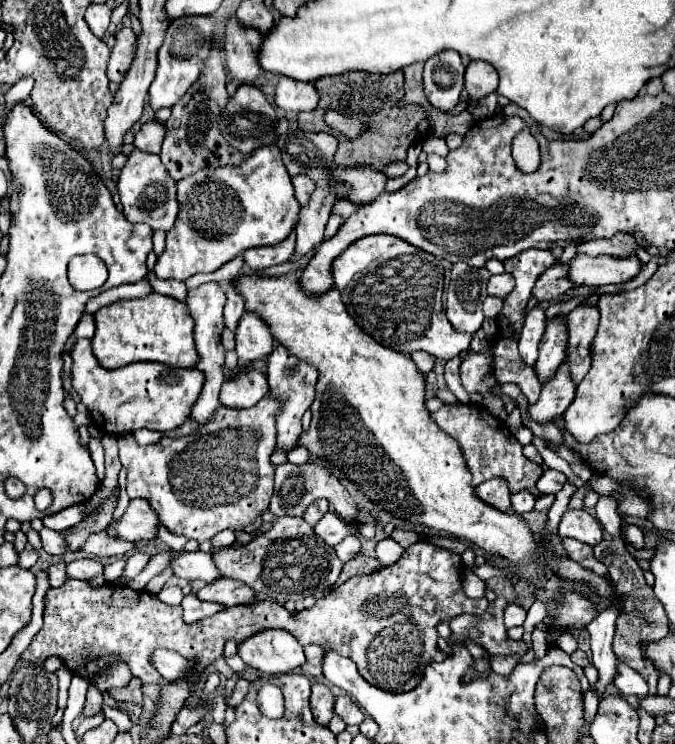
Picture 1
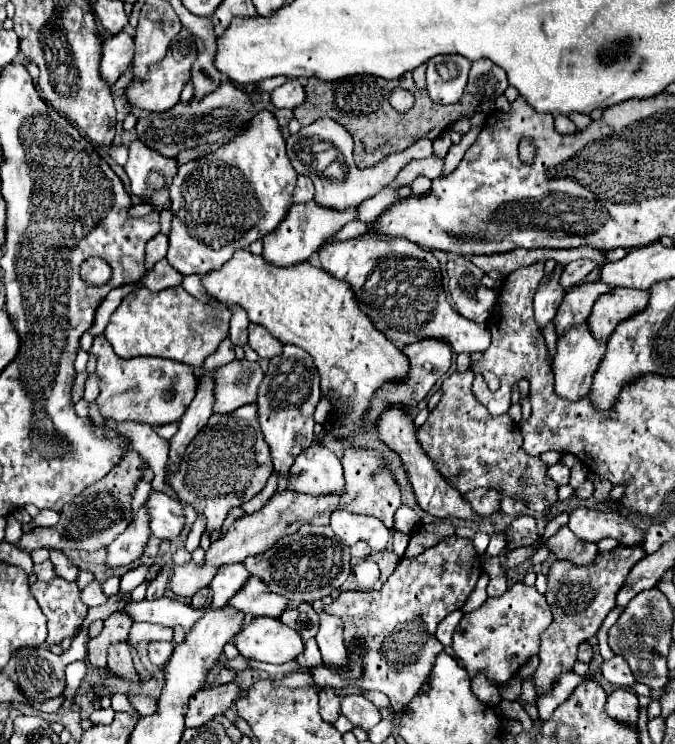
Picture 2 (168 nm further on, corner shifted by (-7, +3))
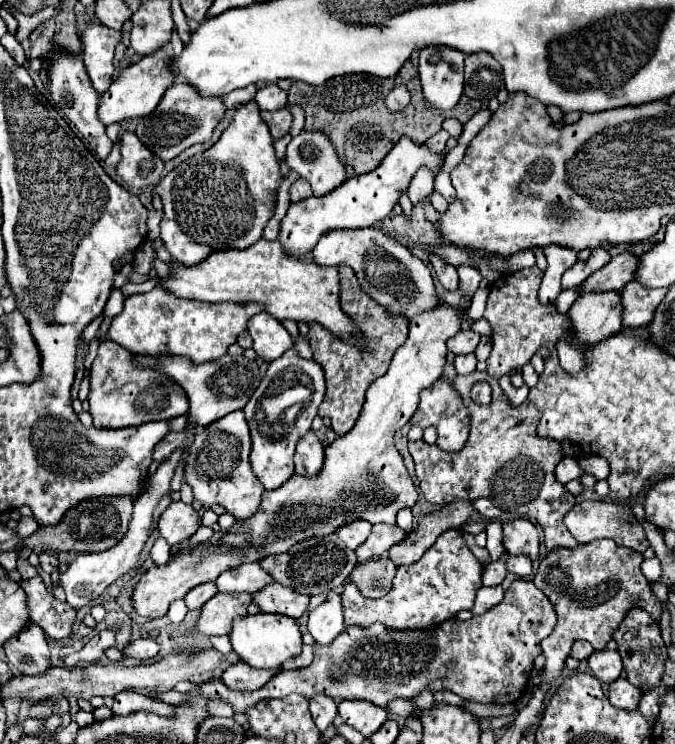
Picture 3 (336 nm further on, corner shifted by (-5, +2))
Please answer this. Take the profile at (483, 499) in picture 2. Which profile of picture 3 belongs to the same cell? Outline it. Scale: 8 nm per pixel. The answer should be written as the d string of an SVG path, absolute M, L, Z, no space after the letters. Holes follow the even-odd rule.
M454 499L444 509L420 517L416 531L410 531L402 543L394 545L388 551L388 557L398 567L416 563L434 545L438 535L442 535L448 529L460 529L460 525L464 525L472 513L474 507L468 499Z

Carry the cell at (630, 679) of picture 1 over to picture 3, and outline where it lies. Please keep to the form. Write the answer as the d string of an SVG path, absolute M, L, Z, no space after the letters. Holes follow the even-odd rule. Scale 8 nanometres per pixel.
M610 649L594 651L594 653L588 657L588 665L590 665L592 673L594 673L602 683L612 683L612 681L618 679L620 673L622 673L620 653L618 653L618 651L610 651Z

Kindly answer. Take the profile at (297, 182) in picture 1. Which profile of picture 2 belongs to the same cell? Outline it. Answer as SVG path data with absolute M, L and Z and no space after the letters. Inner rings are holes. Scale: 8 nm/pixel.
M298 176L296 190L294 190L294 202L304 204L312 200L312 180L308 176Z

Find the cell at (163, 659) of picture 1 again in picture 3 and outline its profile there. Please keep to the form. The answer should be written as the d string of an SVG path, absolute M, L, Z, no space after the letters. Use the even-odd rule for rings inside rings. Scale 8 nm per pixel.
M142 637L142 639L136 639L136 641L128 643L122 649L122 655L134 657L134 659L152 659L152 657L156 657L158 649L160 647L158 647L158 643L152 637Z

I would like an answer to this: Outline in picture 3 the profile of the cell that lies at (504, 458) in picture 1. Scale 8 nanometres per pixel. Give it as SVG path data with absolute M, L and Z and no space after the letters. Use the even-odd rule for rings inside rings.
M486 371L456 375L454 389L460 393L462 401L472 413L472 429L468 443L462 451L446 453L436 445L428 445L422 439L408 443L410 455L416 465L416 477L420 481L420 491L428 503L448 505L454 497L478 499L486 497L504 513L526 515L534 519L544 535L546 549L556 547L576 547L576 539L566 531L562 517L574 507L576 497L554 477L554 469L564 457L562 445L554 439L542 439L536 433L540 411L524 401L518 407L510 405L506 393L502 391L498 379L490 377ZM476 381L486 381L492 388L492 403L488 407L474 405L470 399L470 389Z

